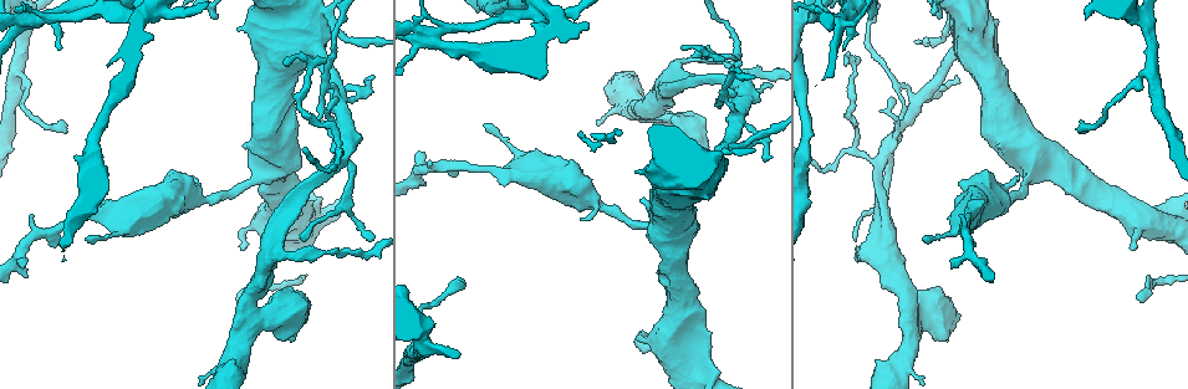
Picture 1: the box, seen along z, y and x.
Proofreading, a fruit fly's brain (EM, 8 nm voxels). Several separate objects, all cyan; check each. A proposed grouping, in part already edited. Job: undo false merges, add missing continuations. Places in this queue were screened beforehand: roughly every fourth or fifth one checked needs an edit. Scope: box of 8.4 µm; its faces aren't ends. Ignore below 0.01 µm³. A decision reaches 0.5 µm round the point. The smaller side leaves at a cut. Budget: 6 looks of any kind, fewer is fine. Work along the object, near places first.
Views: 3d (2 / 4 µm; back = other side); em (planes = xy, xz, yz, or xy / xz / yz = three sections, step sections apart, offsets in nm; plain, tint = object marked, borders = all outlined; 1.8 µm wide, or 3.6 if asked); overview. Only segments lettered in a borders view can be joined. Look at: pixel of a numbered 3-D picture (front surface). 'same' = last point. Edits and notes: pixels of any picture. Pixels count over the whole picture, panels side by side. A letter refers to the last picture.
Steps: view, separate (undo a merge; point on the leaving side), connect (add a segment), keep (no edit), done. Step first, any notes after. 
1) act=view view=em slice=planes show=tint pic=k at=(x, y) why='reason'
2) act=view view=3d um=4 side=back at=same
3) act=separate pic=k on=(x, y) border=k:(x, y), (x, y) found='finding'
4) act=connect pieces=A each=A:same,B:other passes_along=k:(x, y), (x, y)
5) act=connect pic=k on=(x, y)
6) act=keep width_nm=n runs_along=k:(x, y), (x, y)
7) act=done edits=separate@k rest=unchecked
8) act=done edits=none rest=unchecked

act=view view=em slice=planes show=plain pic=1 at=(463, 281) why='branch stops here'

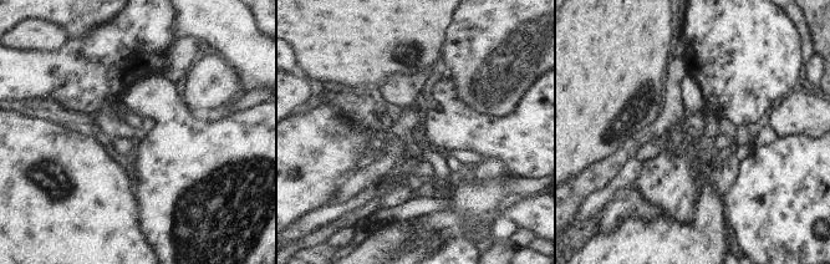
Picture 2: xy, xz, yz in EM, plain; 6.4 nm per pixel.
act=view view=em slice=planes show=borders at=same

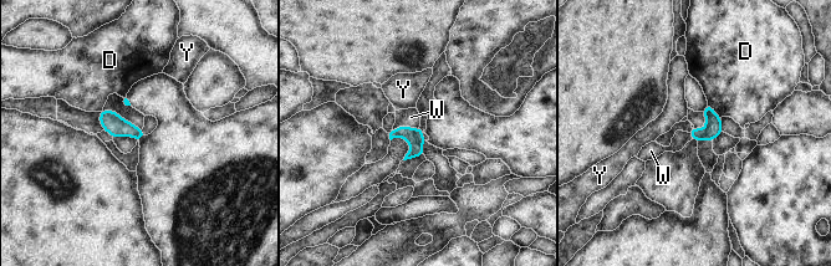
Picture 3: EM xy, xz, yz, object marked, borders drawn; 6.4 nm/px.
act=connect pieces=W width_nm=110 each=D:other,W:same,Y:other passes_along=3:(414, 137), (404, 126), (411, 117) found='the cell continues'

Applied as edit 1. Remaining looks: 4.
act=view view=overview

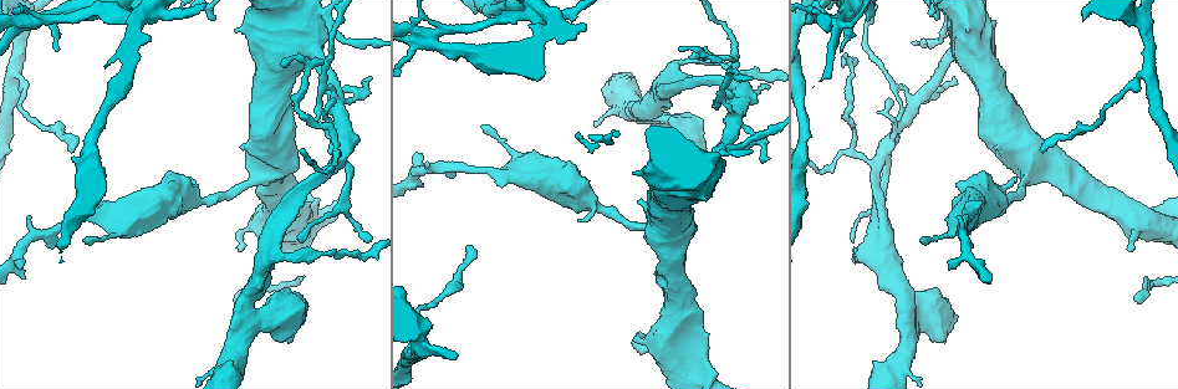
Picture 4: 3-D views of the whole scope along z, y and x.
act=view view=em slice=xy step=16 show=tint pic=4 at=(922, 237) why='branch stops here'

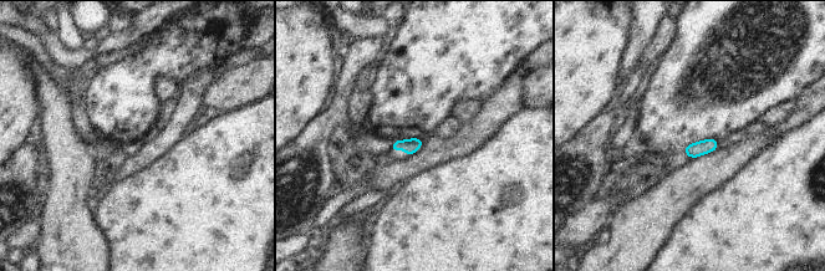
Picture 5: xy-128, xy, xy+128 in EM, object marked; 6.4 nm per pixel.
act=view view=em slice=planes show=borders at=same why='cut it another way'

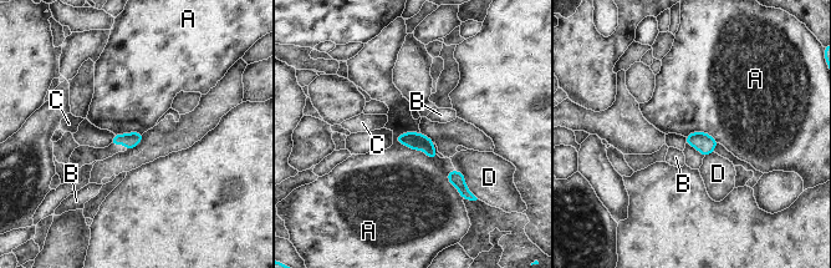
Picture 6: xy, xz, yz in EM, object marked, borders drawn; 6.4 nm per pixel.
act=keep each=A:other,B:other,C:other,D:other found='no lettered segment goes on from it'

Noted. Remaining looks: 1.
act=done edits=connect@3 rest=unchecked

